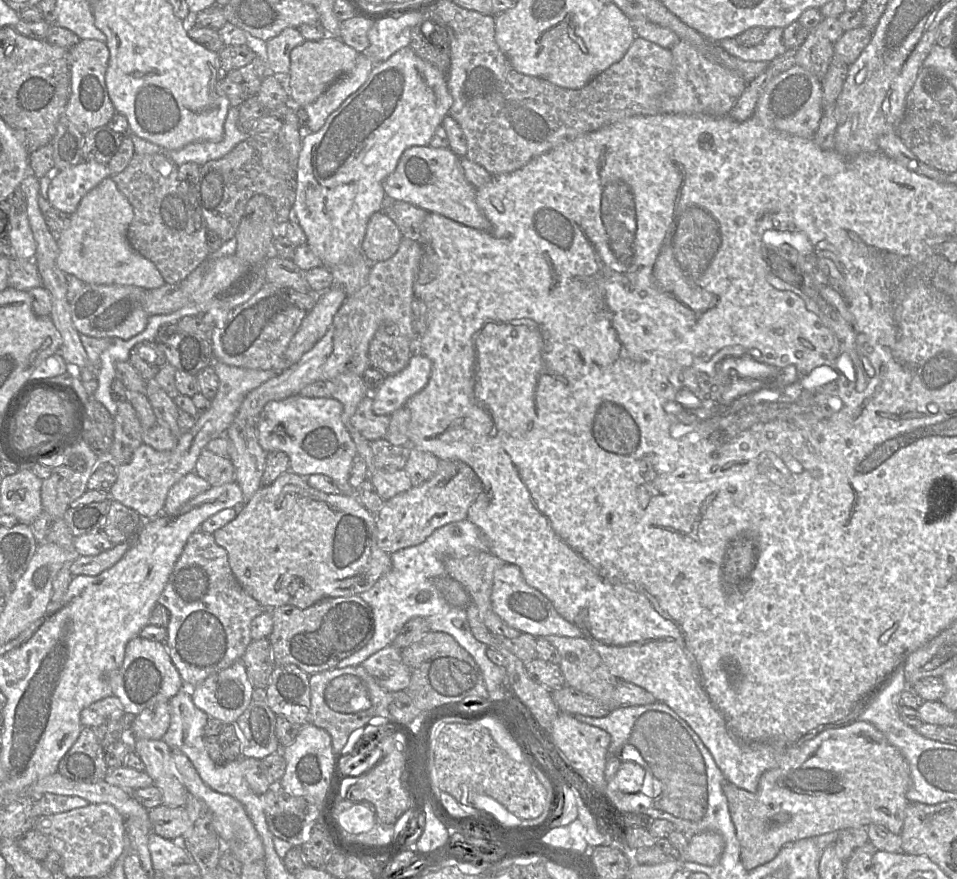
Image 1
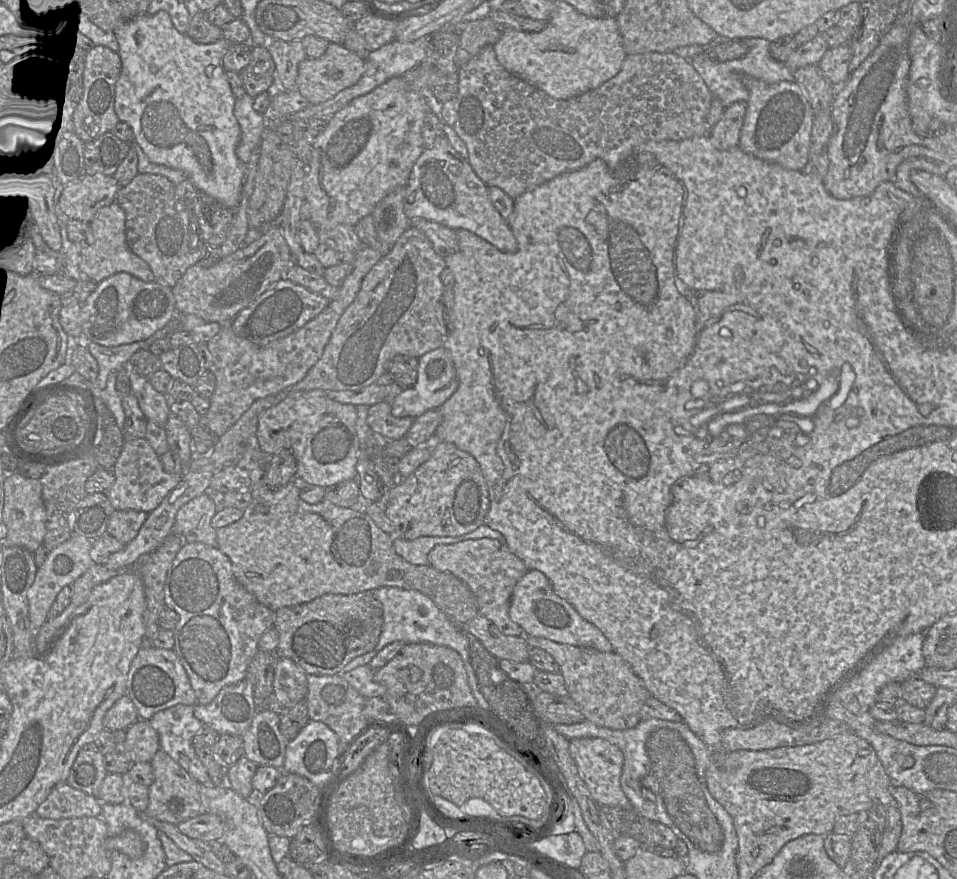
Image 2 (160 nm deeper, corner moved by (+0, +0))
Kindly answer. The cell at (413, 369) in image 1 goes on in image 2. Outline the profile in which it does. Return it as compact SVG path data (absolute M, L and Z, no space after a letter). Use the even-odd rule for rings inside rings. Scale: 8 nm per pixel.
M441 346L418 357L416 383L402 391L391 402L391 413L395 417L417 417L429 409L439 408L458 387L458 377L449 351Z

